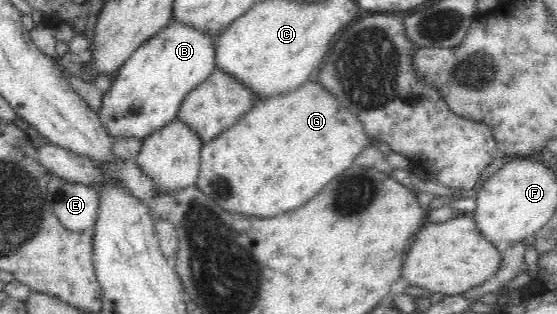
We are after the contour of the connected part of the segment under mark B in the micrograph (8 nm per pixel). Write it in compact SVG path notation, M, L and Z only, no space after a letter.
M170 22L160 32L137 48L117 70L111 81L104 84L98 116L111 139L144 140L153 132L176 119L180 102L188 92L204 82L214 70L214 40L216 36L202 33L182 23Z

